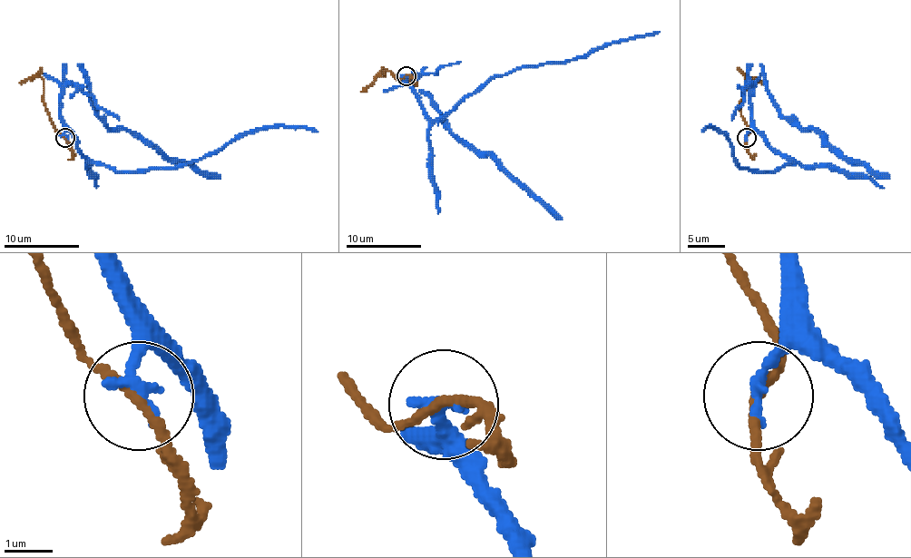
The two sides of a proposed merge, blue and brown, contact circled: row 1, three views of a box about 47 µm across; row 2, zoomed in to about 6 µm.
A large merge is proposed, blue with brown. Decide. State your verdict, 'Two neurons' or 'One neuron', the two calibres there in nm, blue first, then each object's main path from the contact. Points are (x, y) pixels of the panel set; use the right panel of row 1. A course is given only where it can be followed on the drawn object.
Two neurons. Thickness 320 nm (blue) against 190 nm. Course of blue: (747, 137), (754, 130), (789, 163), (767, 171), (745, 169), (735, 161), (729, 141), (713, 126), (701, 132). Course of brown: (747, 137), (750, 132), (739, 107), (745, 79), (754, 77), (761, 83)

